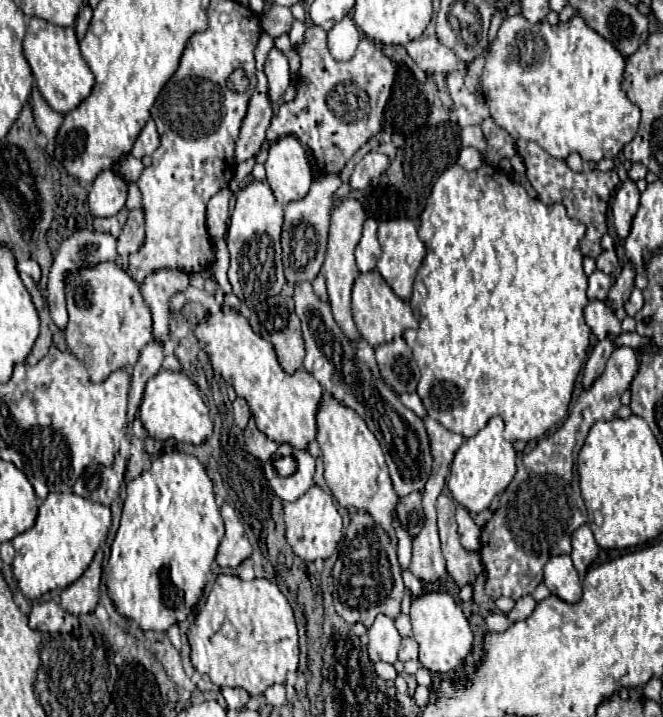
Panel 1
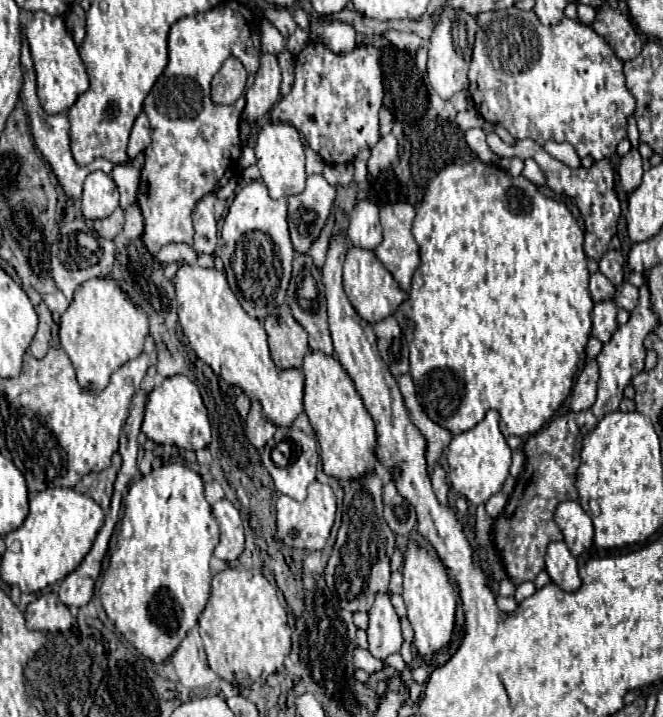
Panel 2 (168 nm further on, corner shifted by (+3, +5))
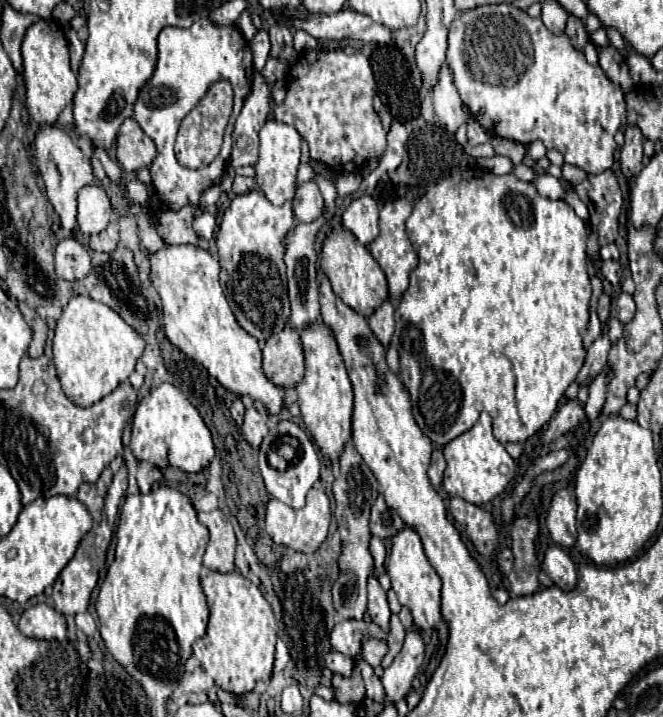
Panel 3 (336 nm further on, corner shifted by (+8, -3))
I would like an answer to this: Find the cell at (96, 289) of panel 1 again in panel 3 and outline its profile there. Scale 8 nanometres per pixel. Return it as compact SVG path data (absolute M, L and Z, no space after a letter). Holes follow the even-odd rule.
M76 295L64 307L54 335L54 365L64 395L78 407L90 407L128 381L144 351L144 339L108 305Z

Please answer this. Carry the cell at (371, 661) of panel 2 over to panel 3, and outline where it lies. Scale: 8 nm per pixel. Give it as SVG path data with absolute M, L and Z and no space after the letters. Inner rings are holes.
M336 651L326 653L324 661L326 661L326 667L328 667L332 673L340 673L340 675L344 675L344 677L348 677L348 673L352 673L352 667L354 667L352 657L346 657L346 655L336 653Z

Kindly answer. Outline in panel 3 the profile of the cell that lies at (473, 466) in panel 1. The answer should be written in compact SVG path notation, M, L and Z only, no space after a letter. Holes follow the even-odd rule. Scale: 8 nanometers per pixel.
M486 411L480 413L476 425L452 439L444 445L444 457L446 457L446 471L444 471L444 489L450 497L462 497L474 505L486 505L498 495L502 495L508 487L508 483L516 475L516 463L506 453L504 445L494 439L492 435L492 419Z

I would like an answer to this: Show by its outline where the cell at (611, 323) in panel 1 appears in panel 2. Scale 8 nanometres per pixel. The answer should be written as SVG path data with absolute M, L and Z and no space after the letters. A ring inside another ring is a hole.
M613 299L595 303L591 311L591 321L593 321L593 335L601 343L607 343L617 329L617 305L613 303Z

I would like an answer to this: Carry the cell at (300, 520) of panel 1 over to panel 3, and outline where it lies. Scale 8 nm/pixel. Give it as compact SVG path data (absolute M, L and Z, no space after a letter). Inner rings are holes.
M312 487L308 491L306 505L298 511L288 507L282 501L276 501L276 499L270 499L266 505L266 533L272 537L274 543L290 547L290 549L300 551L300 553L314 553L322 545L322 541L328 535L330 519L332 519L332 513L330 513L328 495L316 487Z

